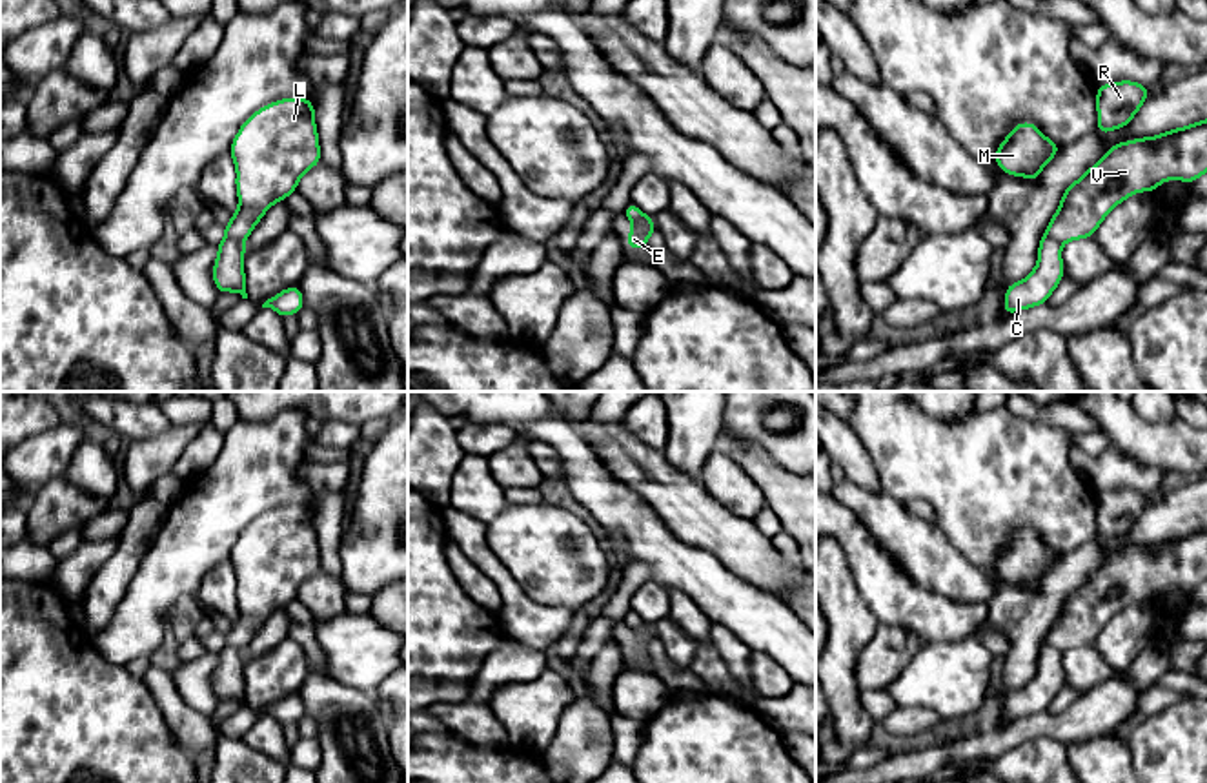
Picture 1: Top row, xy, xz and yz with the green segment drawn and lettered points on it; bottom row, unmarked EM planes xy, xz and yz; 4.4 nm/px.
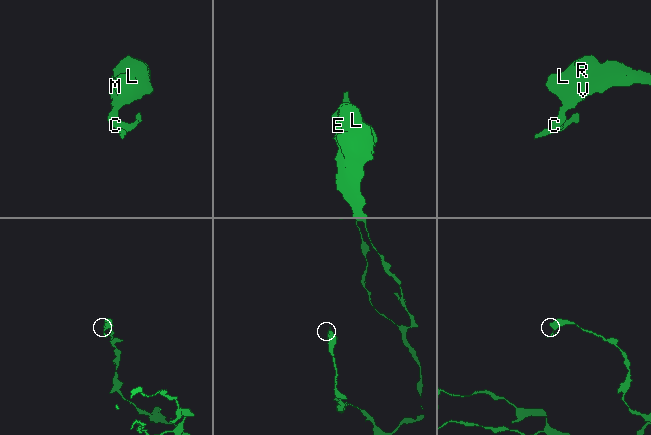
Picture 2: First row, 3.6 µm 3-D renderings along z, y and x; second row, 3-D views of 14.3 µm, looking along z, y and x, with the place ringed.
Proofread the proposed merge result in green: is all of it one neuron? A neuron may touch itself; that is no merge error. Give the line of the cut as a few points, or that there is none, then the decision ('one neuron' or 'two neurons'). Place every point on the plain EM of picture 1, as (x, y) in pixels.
xy (224, 643), (243, 652) | two neurons

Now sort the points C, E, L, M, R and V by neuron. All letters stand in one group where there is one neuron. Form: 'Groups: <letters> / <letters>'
Groups: C / E L M R V

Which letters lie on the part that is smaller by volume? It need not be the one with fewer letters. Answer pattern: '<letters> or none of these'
C

